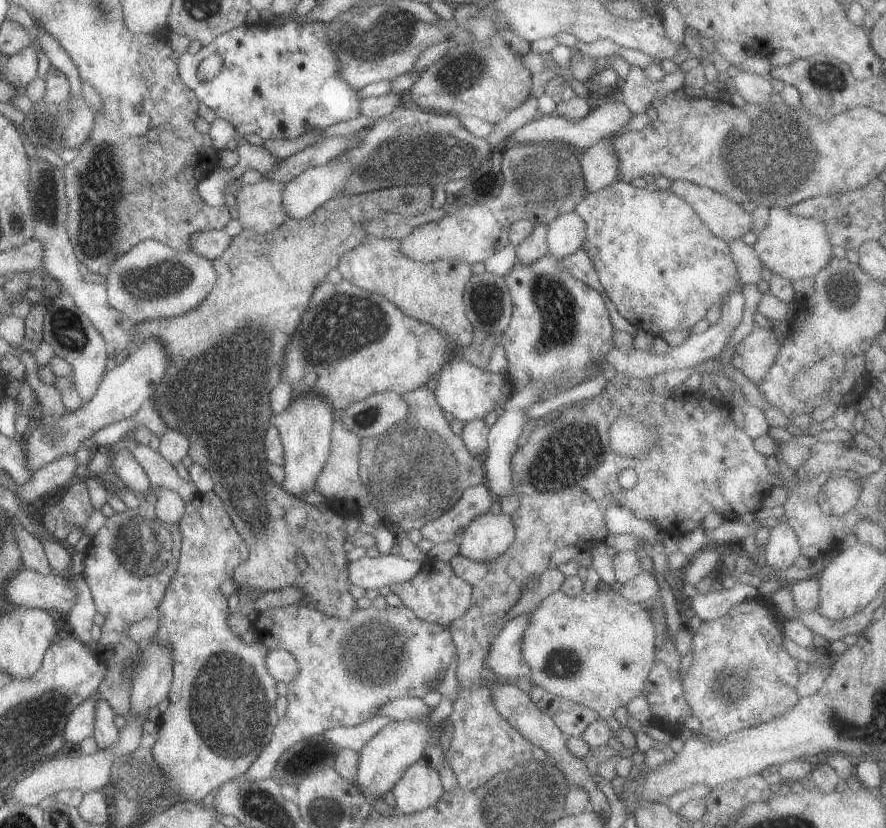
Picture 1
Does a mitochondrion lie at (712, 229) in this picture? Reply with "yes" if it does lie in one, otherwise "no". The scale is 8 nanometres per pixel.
no

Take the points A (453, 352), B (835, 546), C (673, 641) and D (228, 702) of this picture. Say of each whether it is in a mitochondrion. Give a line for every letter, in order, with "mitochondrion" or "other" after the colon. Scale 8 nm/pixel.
A: other
B: other
C: other
D: mitochondrion

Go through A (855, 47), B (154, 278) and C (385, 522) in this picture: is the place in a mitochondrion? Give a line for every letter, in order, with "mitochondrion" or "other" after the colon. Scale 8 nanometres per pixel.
A: other
B: mitochondrion
C: other

